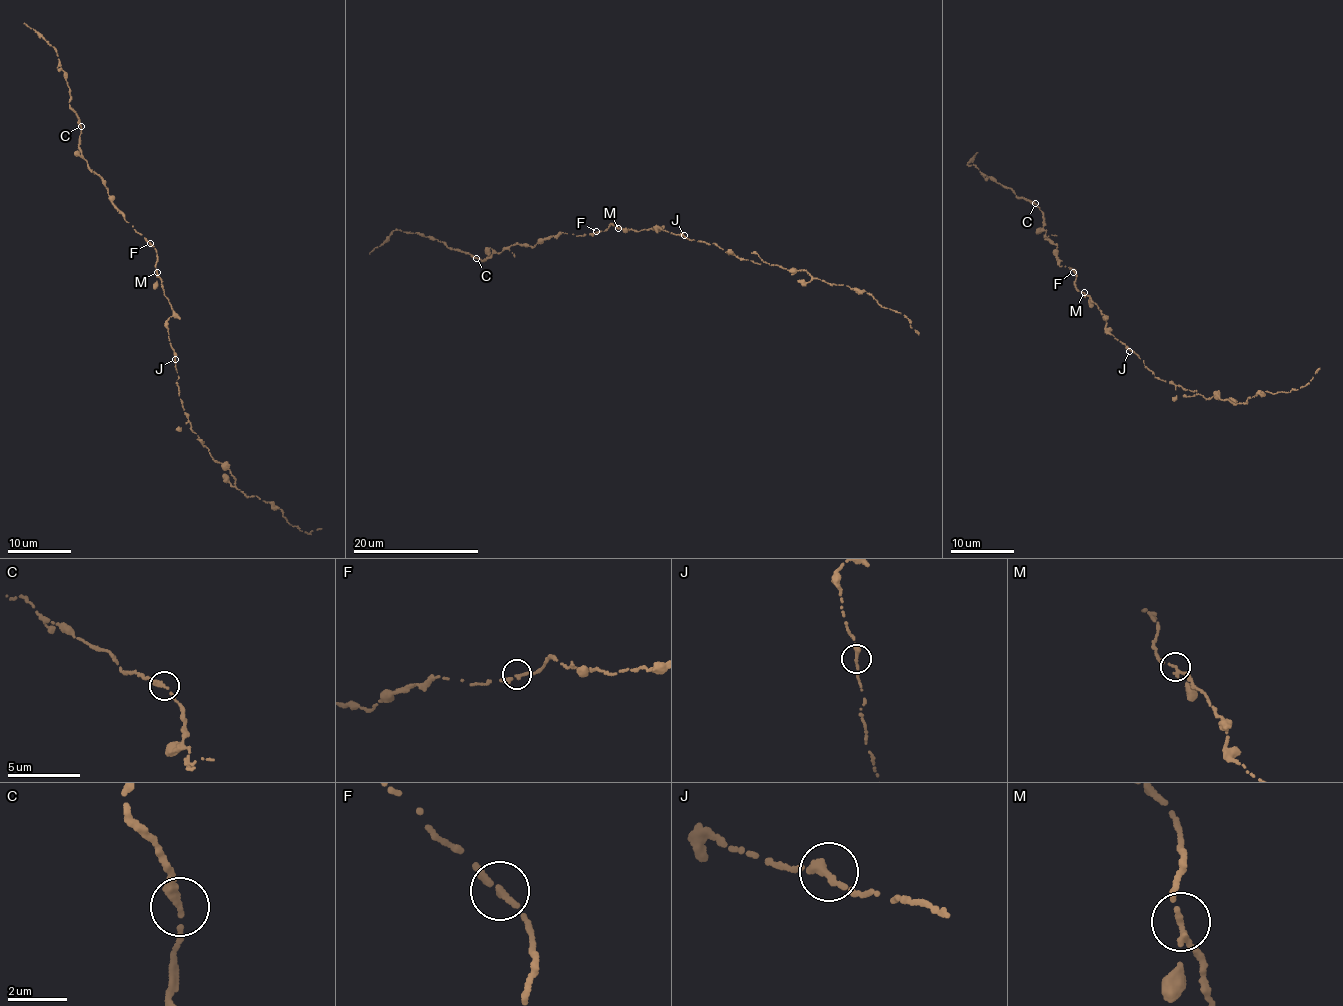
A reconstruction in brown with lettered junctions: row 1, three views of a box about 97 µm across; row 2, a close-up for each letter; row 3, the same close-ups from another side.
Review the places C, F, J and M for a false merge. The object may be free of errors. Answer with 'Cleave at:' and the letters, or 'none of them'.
Cleave at: none of them

